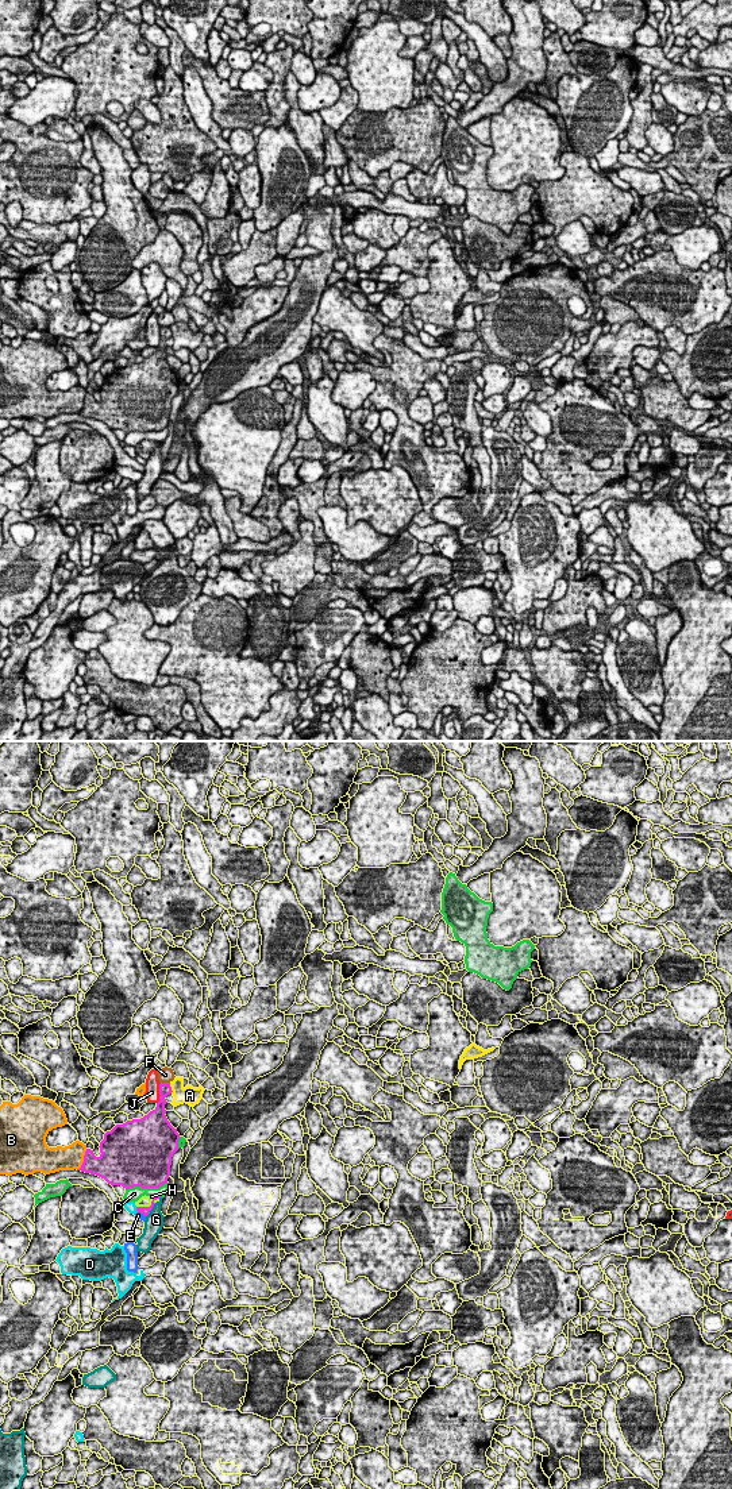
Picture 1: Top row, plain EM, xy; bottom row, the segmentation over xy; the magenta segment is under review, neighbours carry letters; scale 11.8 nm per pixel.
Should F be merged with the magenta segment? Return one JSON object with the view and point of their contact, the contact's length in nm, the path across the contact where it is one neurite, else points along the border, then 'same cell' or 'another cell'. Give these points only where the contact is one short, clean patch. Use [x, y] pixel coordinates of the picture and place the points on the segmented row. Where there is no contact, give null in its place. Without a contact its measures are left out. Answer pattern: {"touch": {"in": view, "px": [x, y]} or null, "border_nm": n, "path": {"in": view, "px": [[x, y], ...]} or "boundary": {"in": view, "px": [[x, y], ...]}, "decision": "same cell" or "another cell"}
{"touch": {"in": "xy", "px": [165, 1083]}, "border_nm": 110, "decision": "another cell"}

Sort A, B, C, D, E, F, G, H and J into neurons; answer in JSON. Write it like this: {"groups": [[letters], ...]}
{"groups": [["A"], ["B"], ["C"], ["D"], ["E"], ["F"], ["G"], ["H"], ["J"]]}

